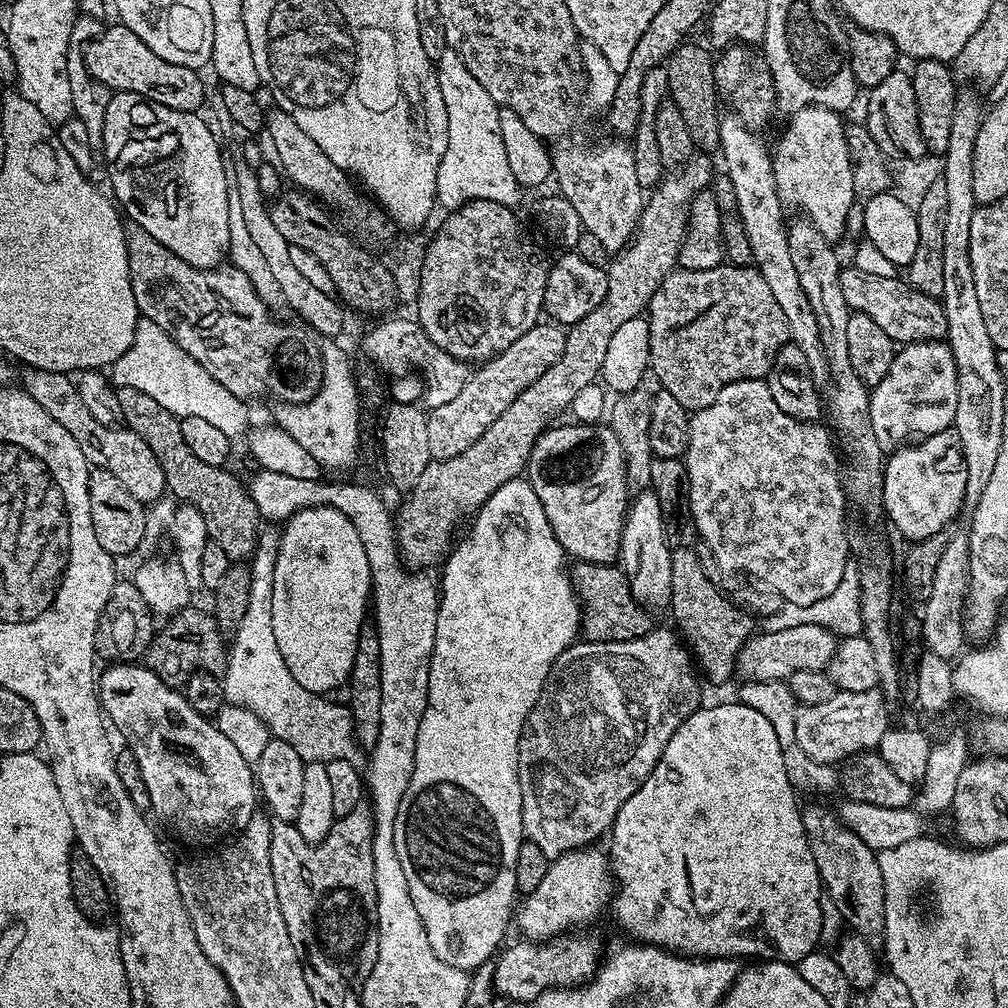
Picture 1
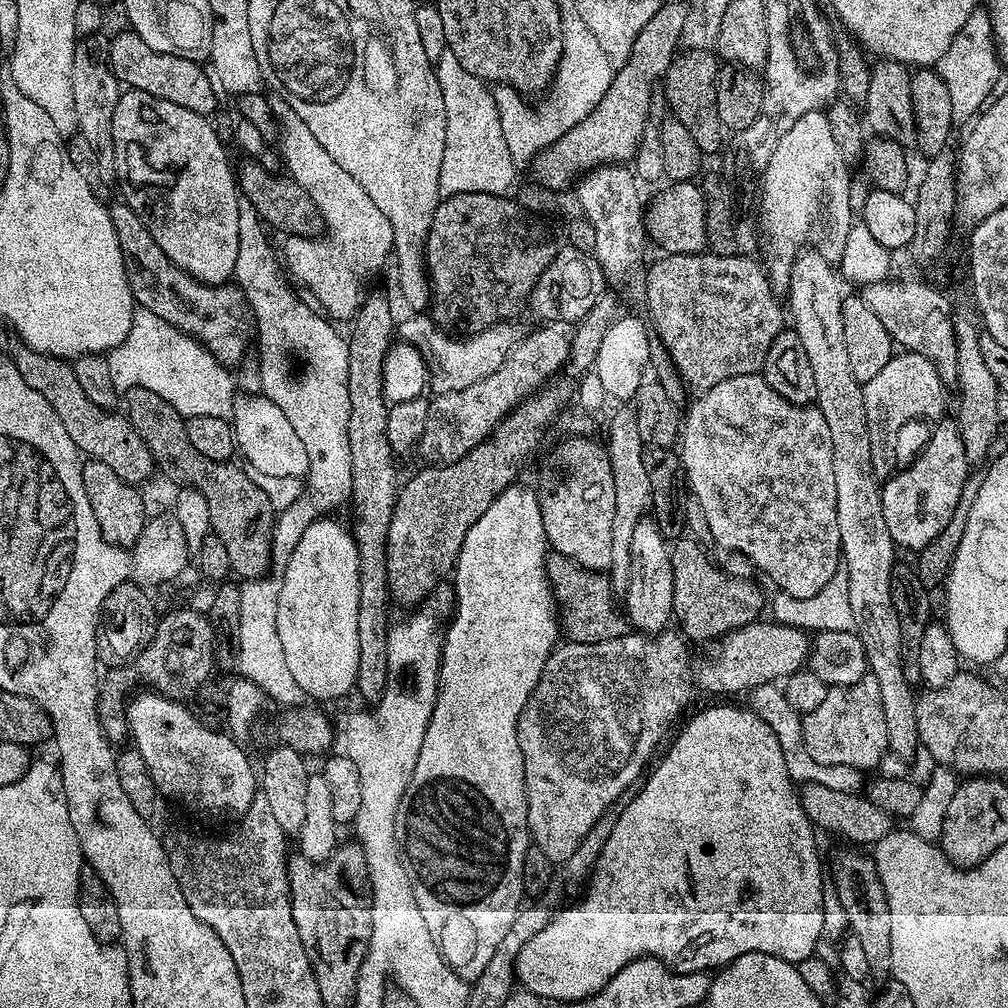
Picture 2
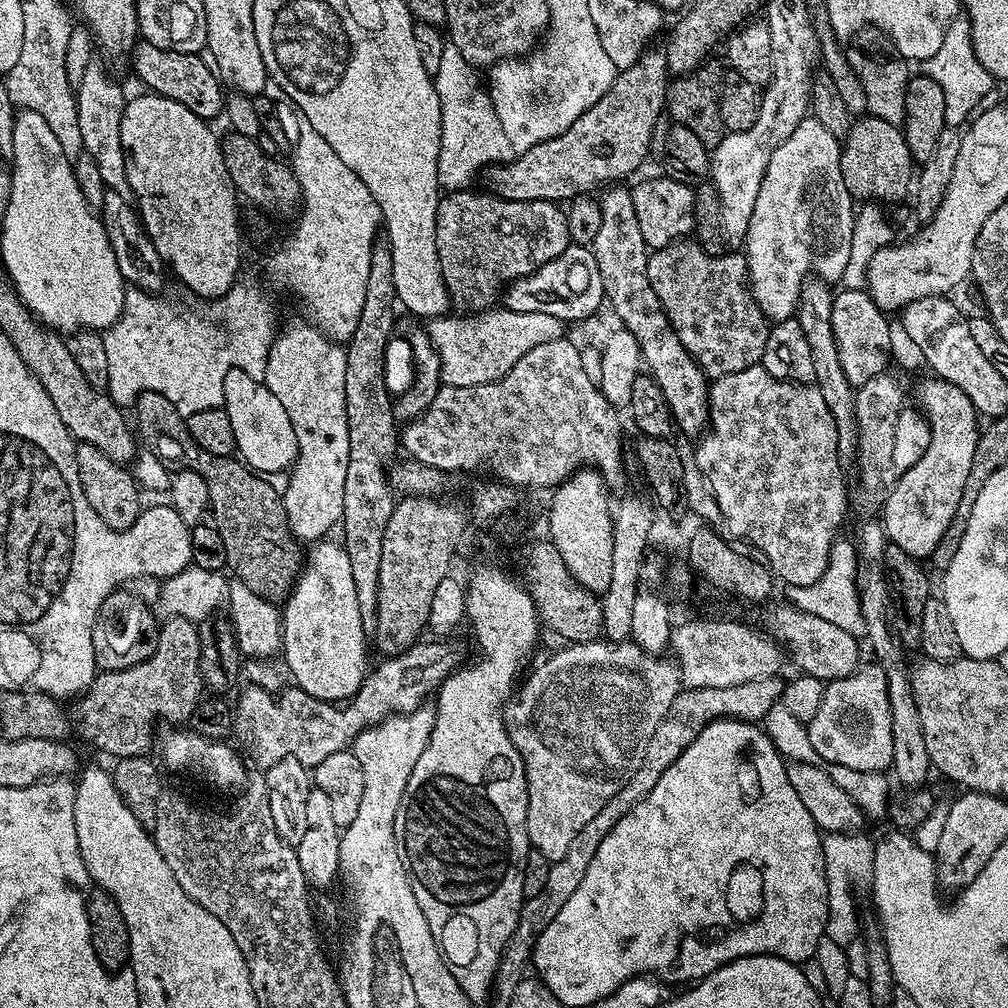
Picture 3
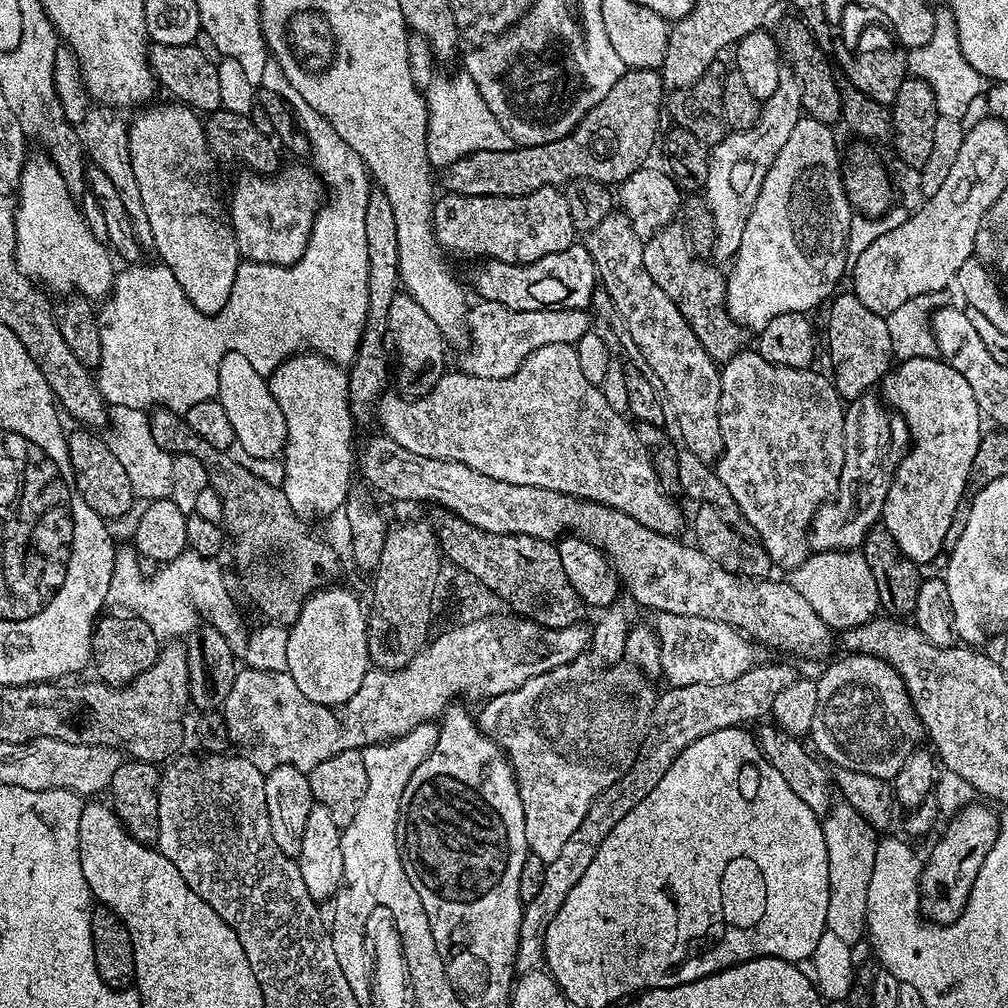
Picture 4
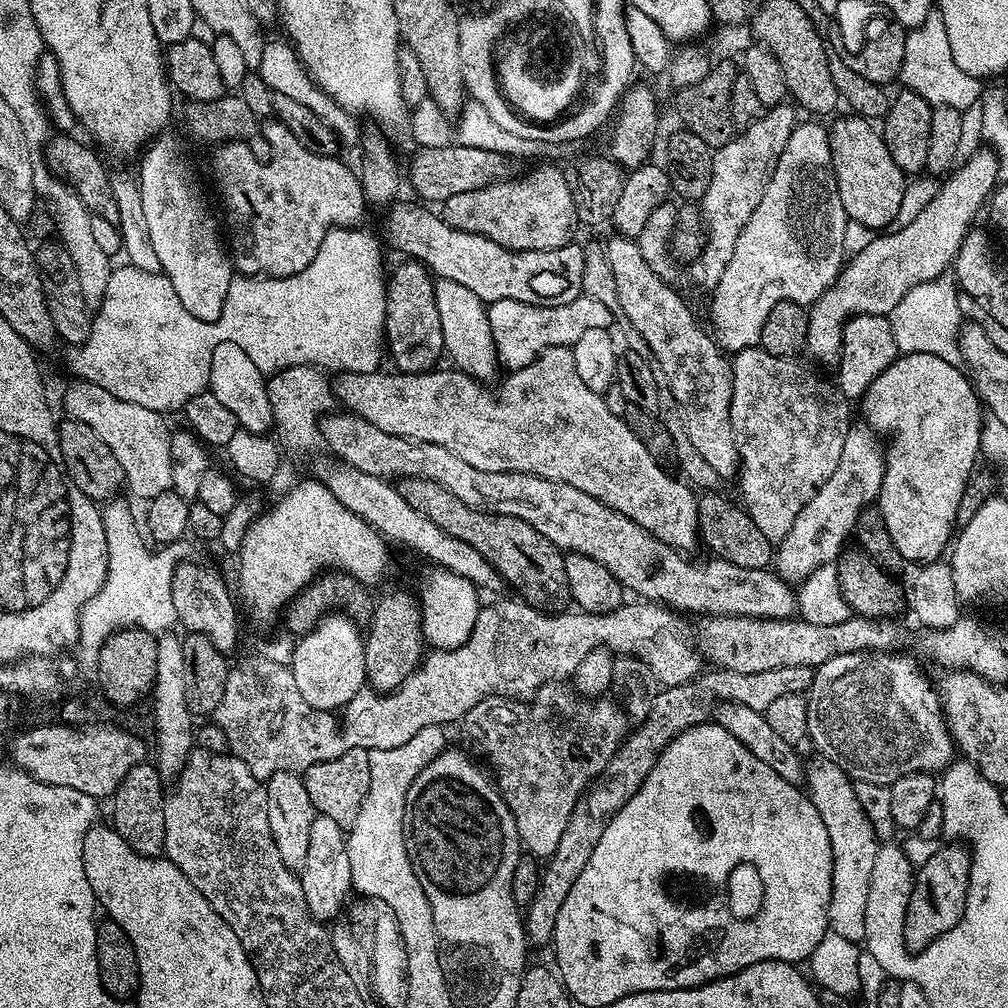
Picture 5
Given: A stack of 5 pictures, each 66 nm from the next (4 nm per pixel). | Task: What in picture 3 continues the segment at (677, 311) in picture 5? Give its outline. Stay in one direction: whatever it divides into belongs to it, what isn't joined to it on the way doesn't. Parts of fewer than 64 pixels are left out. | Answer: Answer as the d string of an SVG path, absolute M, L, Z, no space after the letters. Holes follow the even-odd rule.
M608 186L600 194L598 203L602 227L590 247L598 262L598 274L602 274L607 307L612 307L613 314L621 320L619 323L637 339L643 367L662 390L672 411L675 427L679 431L681 428L688 436L699 437L708 428L709 377L704 375L704 371L682 346L667 314L660 308L654 286L650 286L650 249L642 238L642 230L638 230L631 191L627 187L624 189L624 186Z

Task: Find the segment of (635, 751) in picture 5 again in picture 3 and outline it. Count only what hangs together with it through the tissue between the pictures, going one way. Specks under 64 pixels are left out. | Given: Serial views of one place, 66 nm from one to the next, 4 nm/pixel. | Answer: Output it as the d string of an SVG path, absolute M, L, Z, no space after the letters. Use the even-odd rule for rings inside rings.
M775 675L754 682L742 682L742 686L684 688L676 695L674 702L670 702L670 710L666 710L662 722L658 722L658 730L654 730L654 735L650 737L646 755L642 757L642 766L638 766L638 770L630 774L622 790L618 790L618 794L614 794L614 798L610 798L610 802L606 802L606 806L602 806L602 810L598 810L598 814L594 814L594 818L590 818L590 822L586 822L586 826L578 830L574 842L566 850L566 858L551 861L546 886L538 890L538 894L527 897L521 904L520 917L514 926L514 934L510 934L508 946L500 954L500 965L496 971L494 996L497 996L500 1002L509 1000L514 990L518 990L518 982L522 982L529 975L532 951L542 930L546 930L546 926L554 922L554 914L558 914L558 910L566 906L570 894L578 890L578 885L590 866L590 858L594 858L598 846L602 846L602 838L606 838L606 834L610 834L610 830L614 830L614 826L618 826L618 822L622 822L622 818L626 818L626 814L630 814L630 810L634 810L634 806L638 806L638 802L642 802L642 798L646 798L646 794L650 794L654 786L658 786L658 778L666 774L666 770L675 762L678 754L682 754L682 750L686 750L686 746L694 742L696 735L710 721L763 721L769 709L779 701L780 693L784 691L785 681L780 679L779 675Z

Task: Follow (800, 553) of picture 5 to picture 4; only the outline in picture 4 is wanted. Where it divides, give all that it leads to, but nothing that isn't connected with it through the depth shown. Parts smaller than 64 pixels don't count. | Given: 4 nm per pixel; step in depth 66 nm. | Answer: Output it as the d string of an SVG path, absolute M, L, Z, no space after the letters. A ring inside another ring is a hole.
M875 391L862 394L845 407L842 478L836 495L814 514L809 527L808 543L815 551L859 549L868 532L883 517L886 494L890 494L892 478L896 475L888 456L892 446L892 420L899 416Z

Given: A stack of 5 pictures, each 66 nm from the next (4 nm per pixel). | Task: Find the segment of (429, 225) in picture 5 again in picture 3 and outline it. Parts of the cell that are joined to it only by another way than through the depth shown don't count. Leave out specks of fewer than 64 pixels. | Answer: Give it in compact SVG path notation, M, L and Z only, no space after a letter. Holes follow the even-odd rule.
M569 246L562 254L558 254L558 258L546 262L546 266L512 281L502 296L503 307L510 310L550 314L565 322L584 320L594 315L600 304L602 308L604 303L602 274L598 274L598 262L588 246Z

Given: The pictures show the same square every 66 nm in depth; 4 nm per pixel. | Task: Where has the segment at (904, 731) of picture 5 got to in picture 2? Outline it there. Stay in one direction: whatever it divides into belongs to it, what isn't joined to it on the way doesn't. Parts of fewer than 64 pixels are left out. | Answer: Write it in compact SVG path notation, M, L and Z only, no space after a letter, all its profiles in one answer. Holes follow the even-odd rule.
M870 674L845 688L829 688L818 710L807 713L803 723L805 748L818 763L868 770L889 751L882 694Z

